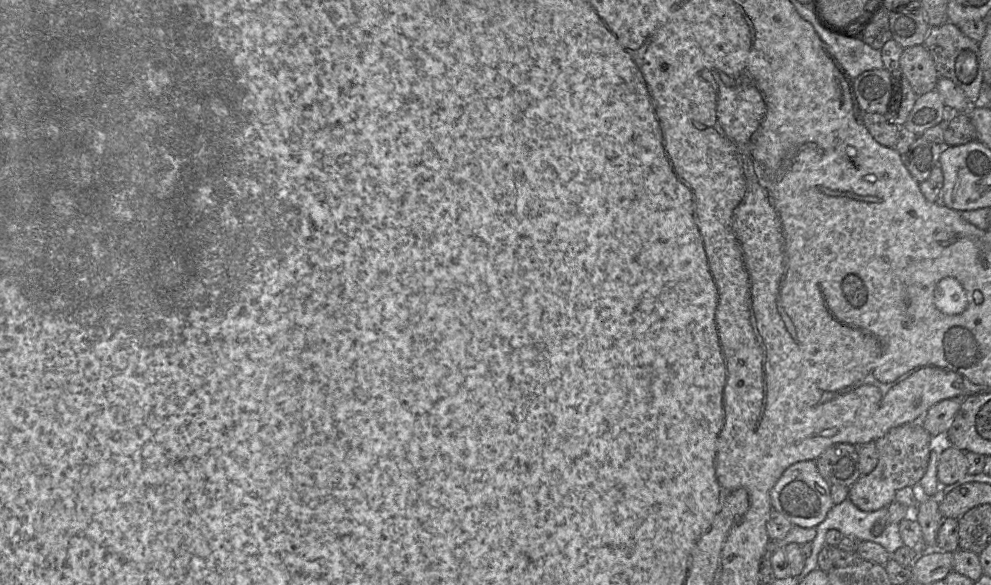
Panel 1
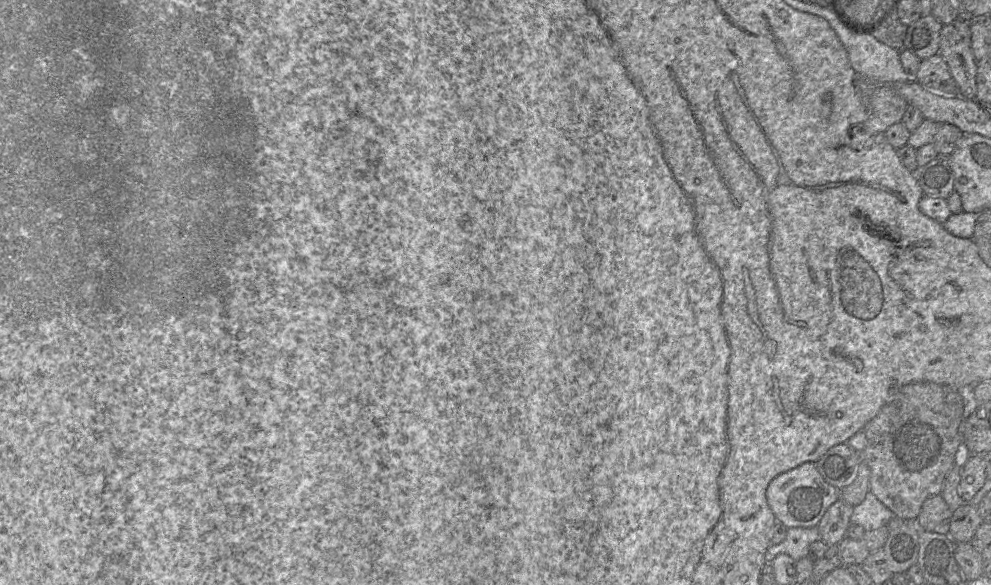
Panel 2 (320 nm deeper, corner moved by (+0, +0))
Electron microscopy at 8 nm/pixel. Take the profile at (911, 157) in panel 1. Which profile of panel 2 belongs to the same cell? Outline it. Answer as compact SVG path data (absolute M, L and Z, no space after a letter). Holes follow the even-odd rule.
M937 154L926 165L913 172L924 195L947 199L954 191L954 175L950 155Z

